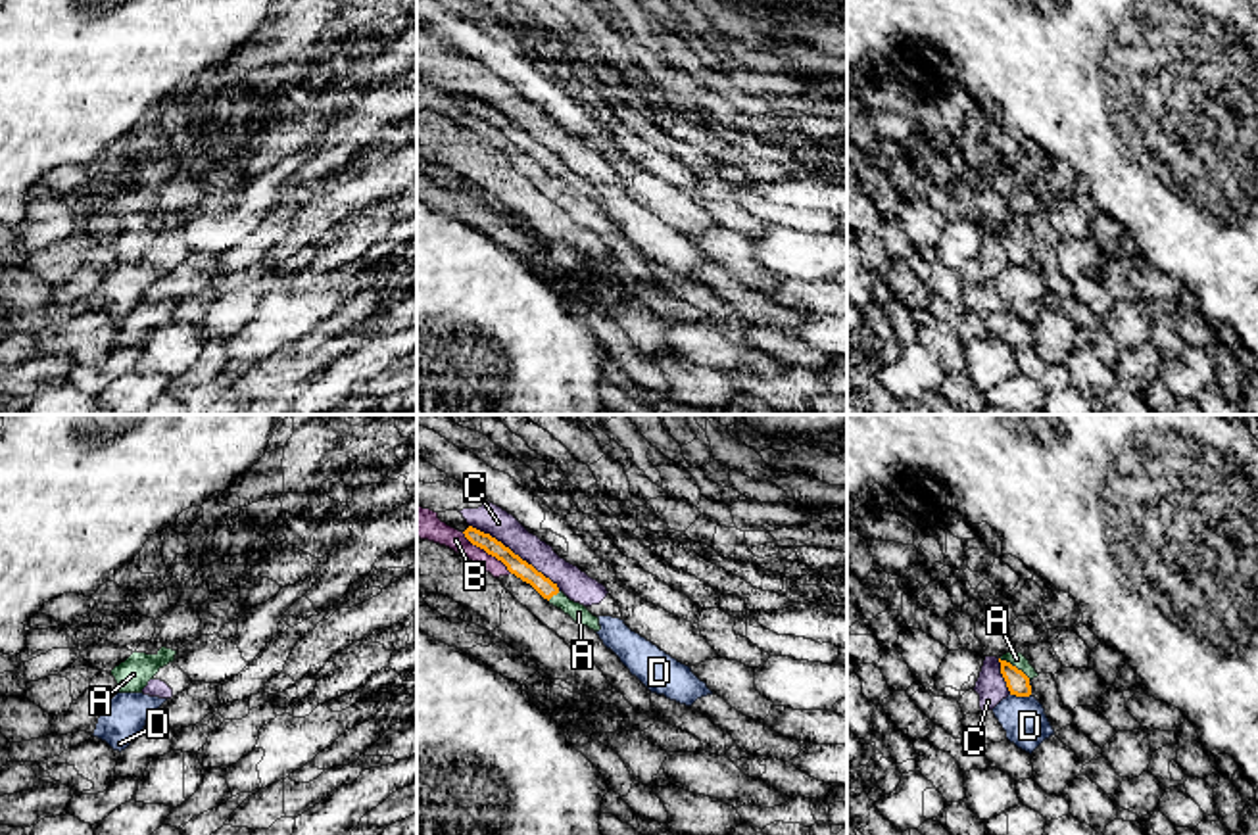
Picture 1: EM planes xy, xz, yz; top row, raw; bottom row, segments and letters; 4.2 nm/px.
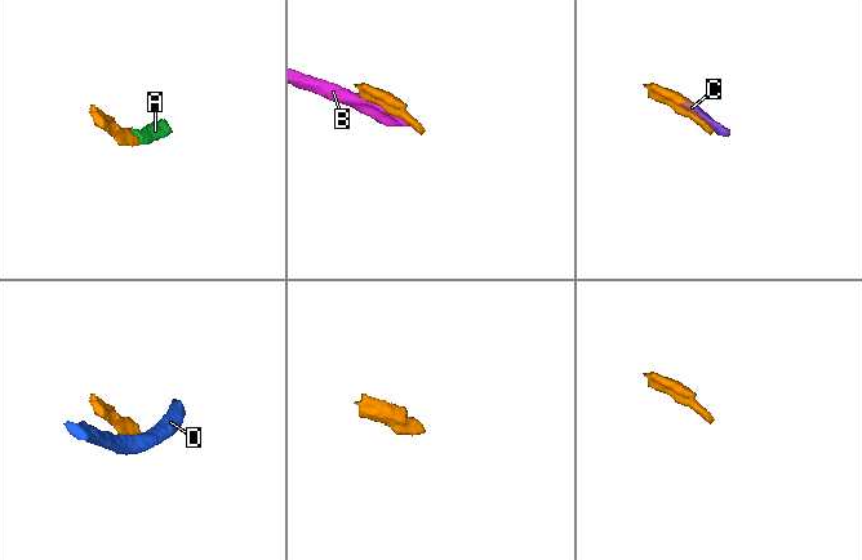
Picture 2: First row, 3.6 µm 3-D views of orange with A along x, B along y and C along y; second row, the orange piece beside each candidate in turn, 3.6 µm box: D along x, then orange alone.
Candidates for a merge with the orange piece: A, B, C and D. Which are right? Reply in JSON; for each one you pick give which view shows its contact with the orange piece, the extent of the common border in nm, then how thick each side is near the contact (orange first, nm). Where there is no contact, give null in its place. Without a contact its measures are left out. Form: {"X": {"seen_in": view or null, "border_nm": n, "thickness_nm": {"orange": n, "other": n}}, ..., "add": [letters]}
{"A": {"seen_in": "yz", "border_nm": 160, "thickness_nm": {"orange": 100, "other": 60}}, "add": ["A"]}

